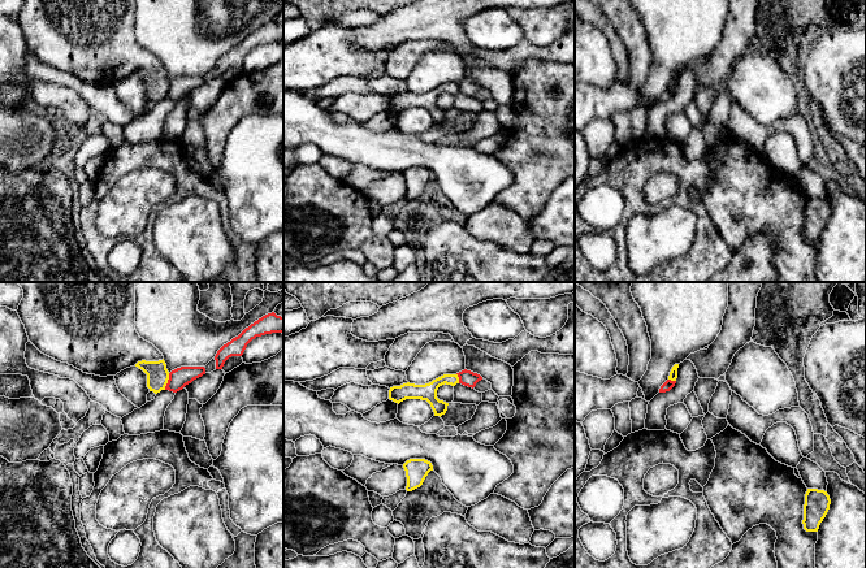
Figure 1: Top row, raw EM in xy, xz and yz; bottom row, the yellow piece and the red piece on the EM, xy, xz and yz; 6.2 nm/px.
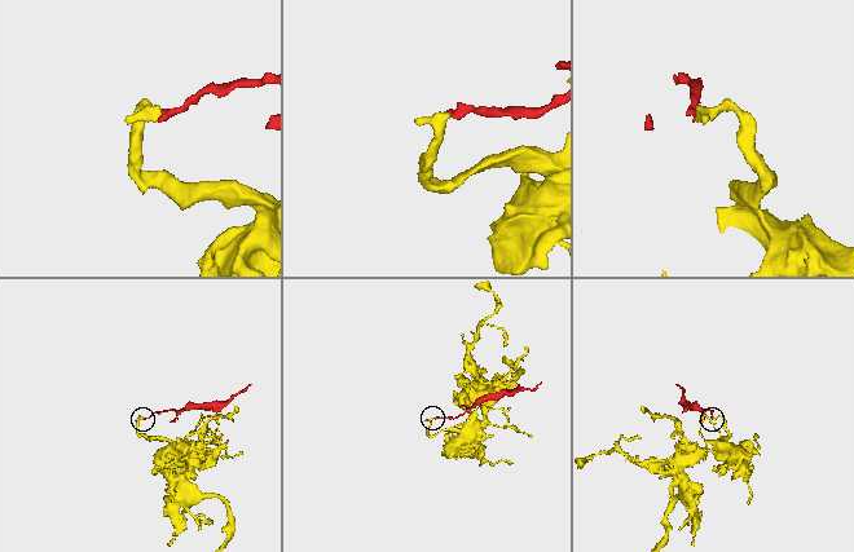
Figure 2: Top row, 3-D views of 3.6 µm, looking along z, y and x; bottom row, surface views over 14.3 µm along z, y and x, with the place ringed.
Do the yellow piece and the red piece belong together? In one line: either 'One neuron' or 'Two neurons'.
Two neurons

